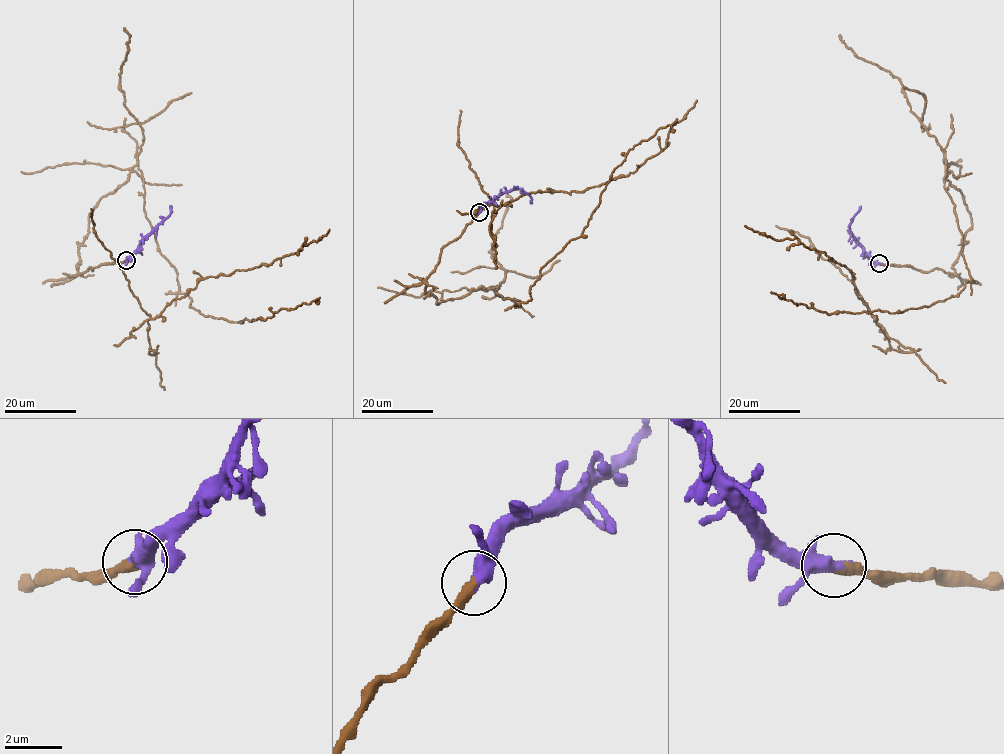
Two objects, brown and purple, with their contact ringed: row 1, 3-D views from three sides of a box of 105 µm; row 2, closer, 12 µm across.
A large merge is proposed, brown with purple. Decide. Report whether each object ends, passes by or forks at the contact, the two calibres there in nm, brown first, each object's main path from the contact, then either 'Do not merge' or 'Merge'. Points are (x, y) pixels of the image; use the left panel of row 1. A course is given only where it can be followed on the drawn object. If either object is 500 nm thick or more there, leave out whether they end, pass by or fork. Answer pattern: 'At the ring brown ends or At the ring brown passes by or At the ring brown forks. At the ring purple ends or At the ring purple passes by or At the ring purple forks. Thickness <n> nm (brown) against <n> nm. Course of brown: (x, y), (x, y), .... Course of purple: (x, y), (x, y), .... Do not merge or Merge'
Thickness 360 nm (brown) against 550 nm. Course of brown: (126, 260), (78, 273), (78, 246), (96, 205), (137, 162), (157, 250), (190, 306), (238, 323), (319, 297). Course of purple: (126, 260), (170, 214), (170, 205). Do not merge

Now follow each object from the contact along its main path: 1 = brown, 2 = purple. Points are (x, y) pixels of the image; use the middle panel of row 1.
1: (479, 212), (441, 249), (425, 291), (439, 304), (498, 286), (526, 302), (627, 153), (677, 119)
2: (479, 212), (497, 196), (515, 189), (522, 189), (530, 196), (531, 203)

